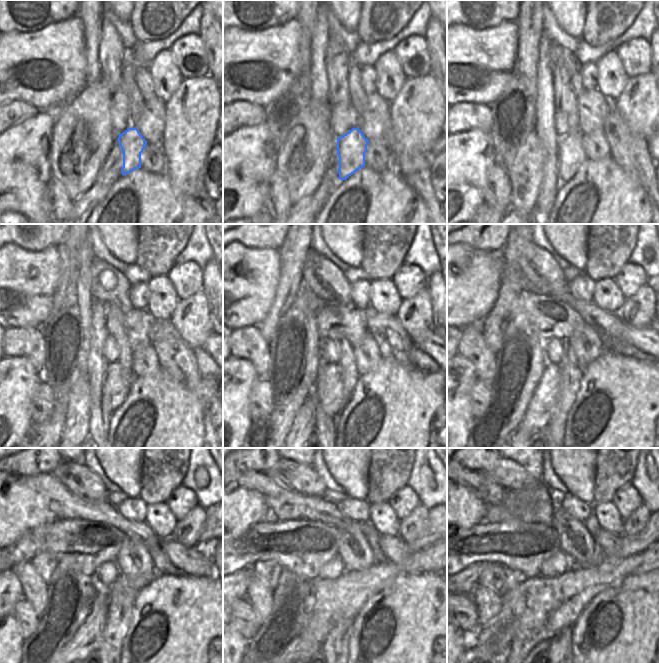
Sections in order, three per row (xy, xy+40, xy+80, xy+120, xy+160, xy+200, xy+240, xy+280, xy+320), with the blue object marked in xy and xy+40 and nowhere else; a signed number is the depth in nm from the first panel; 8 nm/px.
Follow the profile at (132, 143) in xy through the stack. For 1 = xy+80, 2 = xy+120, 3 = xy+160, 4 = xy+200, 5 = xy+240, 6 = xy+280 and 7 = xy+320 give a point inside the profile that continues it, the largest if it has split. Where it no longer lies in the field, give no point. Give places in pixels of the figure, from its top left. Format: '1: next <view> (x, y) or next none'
1: next xy+80 (571, 154)
2: next xy+120 (118, 383)
3: next xy+160 (328, 394)
4: next xy+200 (539, 411)
5: next xy+240 (87, 640)
6: next xy+280 (310, 641)
7: next xy+320 (472, 651)

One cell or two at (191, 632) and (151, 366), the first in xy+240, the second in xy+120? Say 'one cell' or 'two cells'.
two cells

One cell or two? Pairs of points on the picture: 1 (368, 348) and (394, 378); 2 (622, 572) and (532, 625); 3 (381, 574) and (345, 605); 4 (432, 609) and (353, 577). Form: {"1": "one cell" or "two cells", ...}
{"1": "two cells", "2": "one cell", "3": "one cell", "4": "two cells"}

